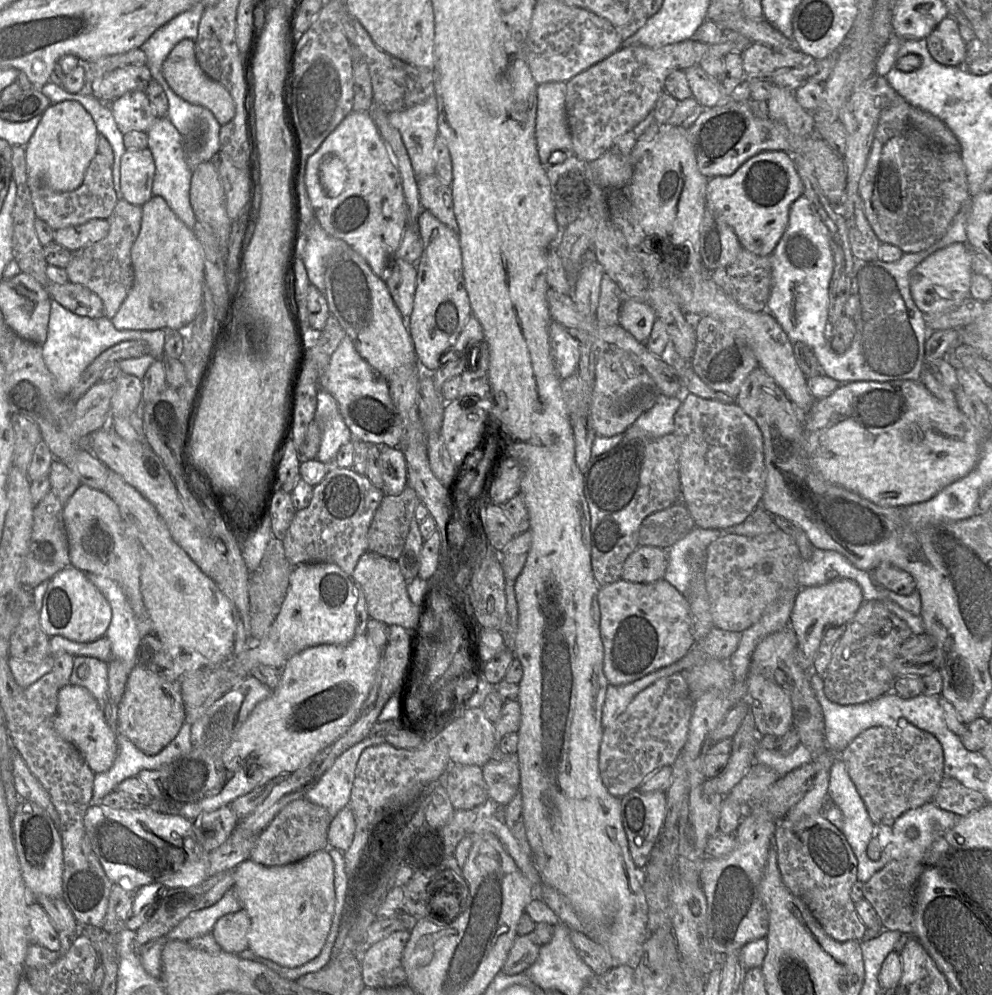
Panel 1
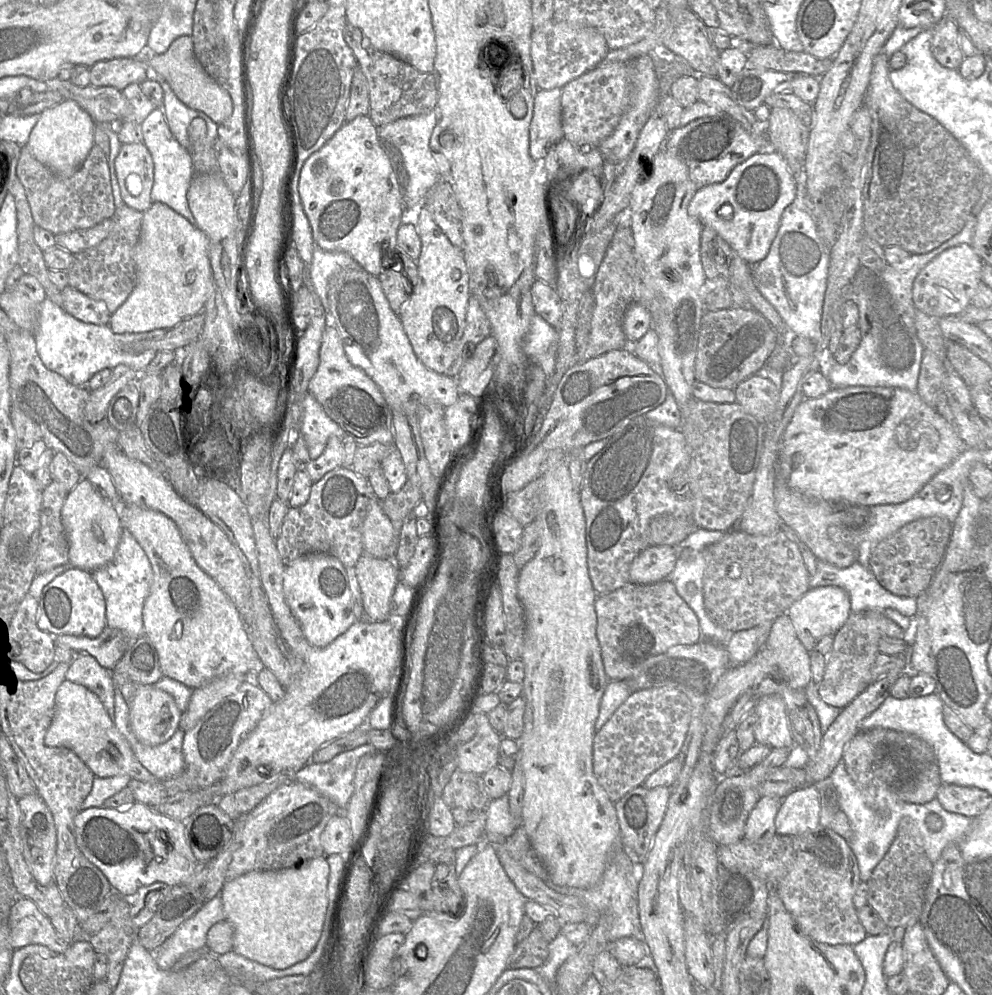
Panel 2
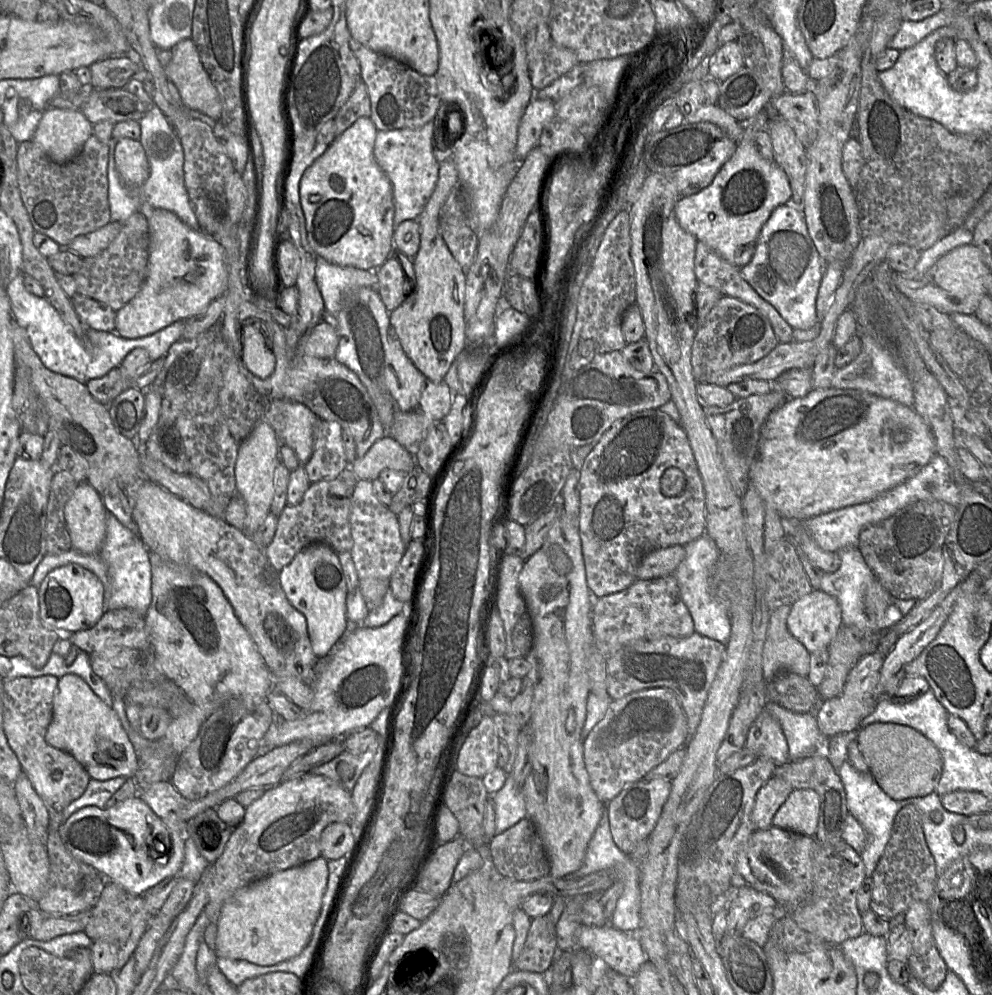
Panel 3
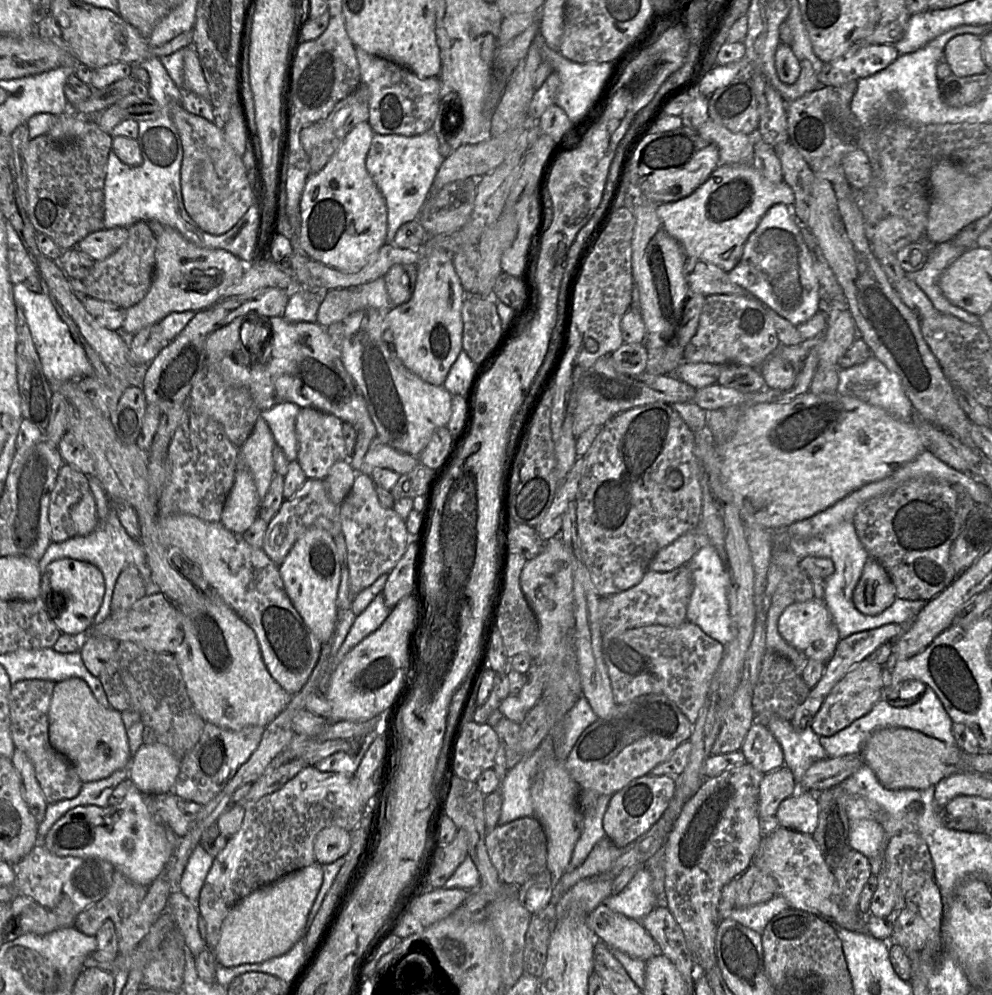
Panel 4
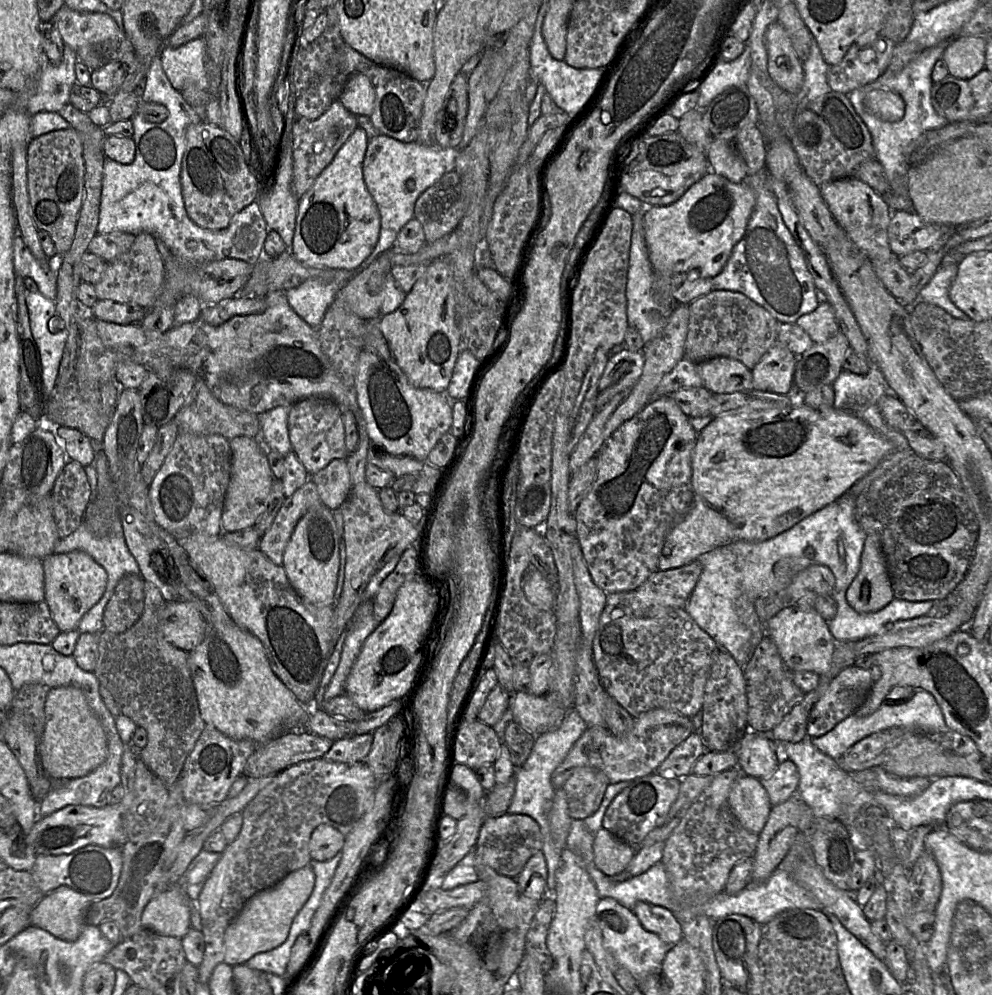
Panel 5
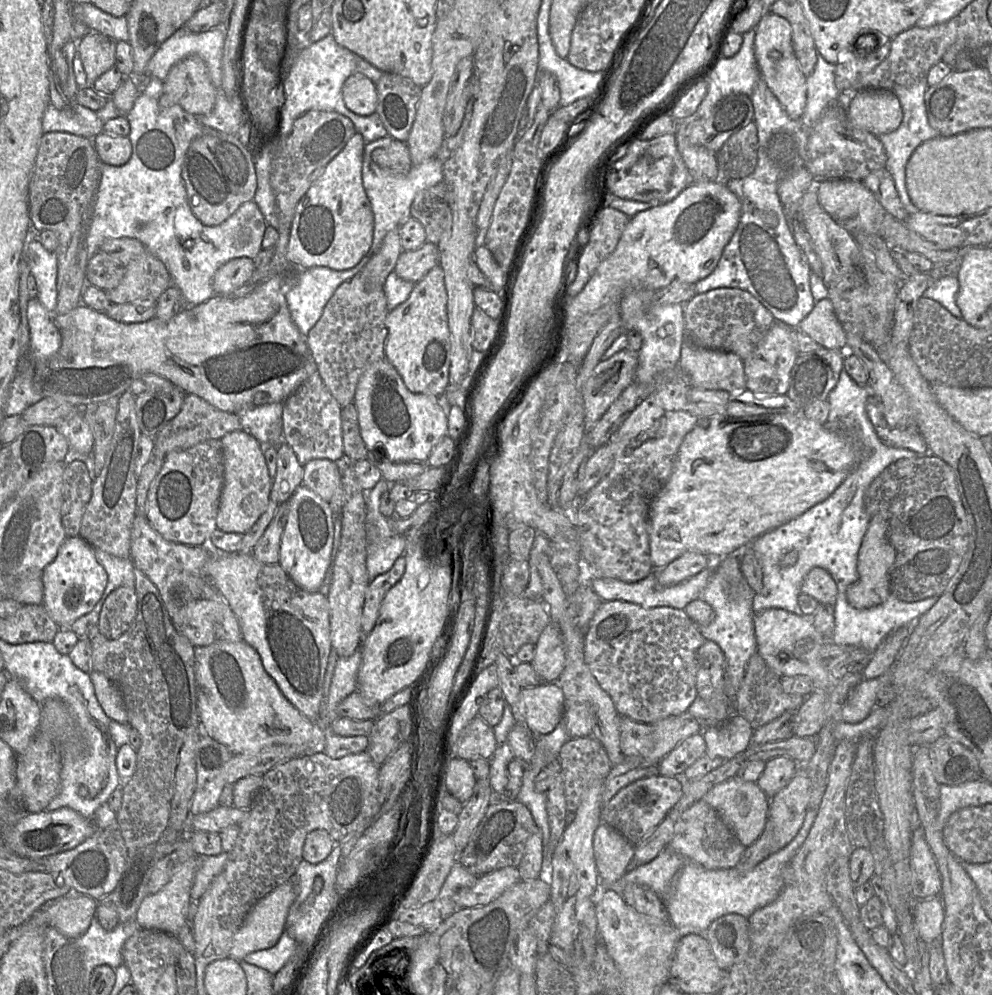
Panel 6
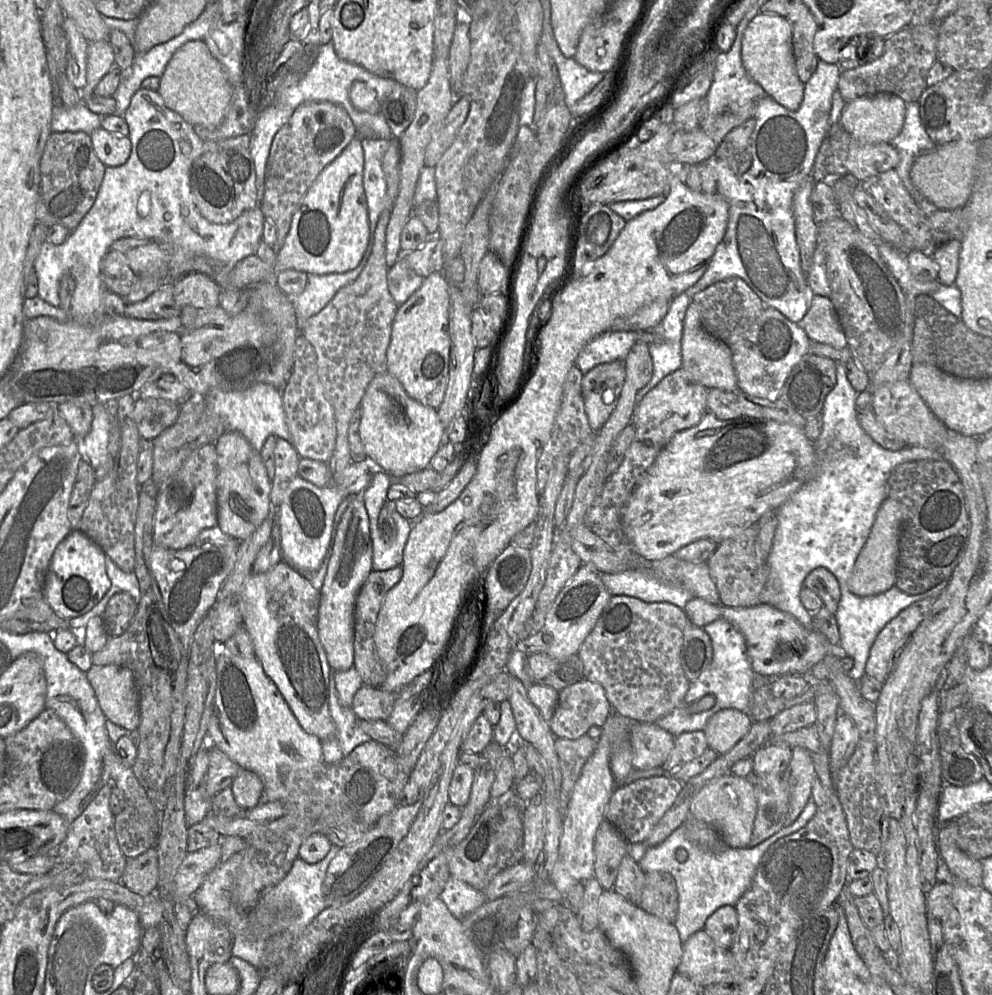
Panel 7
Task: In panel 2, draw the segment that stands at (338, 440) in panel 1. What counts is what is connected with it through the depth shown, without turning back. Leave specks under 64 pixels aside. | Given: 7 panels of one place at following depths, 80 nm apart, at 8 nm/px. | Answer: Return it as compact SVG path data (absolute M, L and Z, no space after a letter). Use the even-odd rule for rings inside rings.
M310 394L303 400L301 435L304 438L310 460L318 458L331 436L343 438L345 431L332 420L321 404Z

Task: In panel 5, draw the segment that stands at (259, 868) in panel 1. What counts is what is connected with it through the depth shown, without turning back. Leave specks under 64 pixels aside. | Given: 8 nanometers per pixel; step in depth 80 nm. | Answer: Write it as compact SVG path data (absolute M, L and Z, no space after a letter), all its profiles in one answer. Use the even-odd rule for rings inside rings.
M310 866L289 873L272 887L253 895L224 934L223 962L234 967L244 964L256 954L273 950L283 944L291 924L310 897L315 885L315 874Z

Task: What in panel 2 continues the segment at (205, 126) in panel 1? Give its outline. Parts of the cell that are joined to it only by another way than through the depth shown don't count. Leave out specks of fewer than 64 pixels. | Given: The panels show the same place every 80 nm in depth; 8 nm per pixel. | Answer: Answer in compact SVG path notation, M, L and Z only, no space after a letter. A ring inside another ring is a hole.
M163 78L163 84L160 84L164 99L162 110L171 132L178 142L190 151L190 140L188 136L188 127L195 118L202 118L207 125L207 136L214 142L218 137L218 124L214 122L204 112L194 110L185 105L173 92L167 81Z

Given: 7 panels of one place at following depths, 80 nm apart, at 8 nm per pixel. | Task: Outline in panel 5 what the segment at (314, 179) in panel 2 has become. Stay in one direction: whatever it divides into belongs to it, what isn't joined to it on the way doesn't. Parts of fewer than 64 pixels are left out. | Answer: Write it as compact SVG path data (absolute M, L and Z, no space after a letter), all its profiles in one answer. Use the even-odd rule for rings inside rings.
M357 127L311 188L299 199L291 253L302 264L317 268L351 270L358 268L373 252L379 238L380 214L363 178L363 161L368 141L365 130Z

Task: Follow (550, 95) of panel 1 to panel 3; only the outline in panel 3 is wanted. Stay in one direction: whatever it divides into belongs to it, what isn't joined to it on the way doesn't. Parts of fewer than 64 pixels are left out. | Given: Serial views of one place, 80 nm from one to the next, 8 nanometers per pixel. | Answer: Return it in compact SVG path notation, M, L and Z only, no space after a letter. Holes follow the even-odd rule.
M534 96L521 116L515 155L524 159L535 147L539 146L539 139L543 128L556 116L556 104L549 99Z

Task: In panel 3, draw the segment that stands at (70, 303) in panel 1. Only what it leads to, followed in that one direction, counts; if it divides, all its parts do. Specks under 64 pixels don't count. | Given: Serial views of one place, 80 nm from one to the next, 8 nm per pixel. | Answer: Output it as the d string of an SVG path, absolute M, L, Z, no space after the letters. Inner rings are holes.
M80 293L70 299L84 325L99 331L114 332L117 312L111 307Z

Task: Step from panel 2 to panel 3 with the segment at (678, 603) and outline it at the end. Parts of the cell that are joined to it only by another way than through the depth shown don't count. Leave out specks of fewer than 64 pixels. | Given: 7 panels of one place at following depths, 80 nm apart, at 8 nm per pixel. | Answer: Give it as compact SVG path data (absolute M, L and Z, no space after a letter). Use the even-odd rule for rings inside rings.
M673 574L636 580L625 590L594 598L592 628L594 642L605 660L633 640L656 640L666 636L685 638L695 632L692 616L681 599Z

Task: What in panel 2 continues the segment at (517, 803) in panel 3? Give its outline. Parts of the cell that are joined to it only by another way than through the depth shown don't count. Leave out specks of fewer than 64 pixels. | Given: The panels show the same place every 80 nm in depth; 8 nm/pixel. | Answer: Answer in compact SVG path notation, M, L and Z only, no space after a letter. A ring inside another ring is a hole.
M508 794L497 799L491 799L485 809L486 821L486 842L499 843L512 835L518 828L517 821L513 818L509 809Z

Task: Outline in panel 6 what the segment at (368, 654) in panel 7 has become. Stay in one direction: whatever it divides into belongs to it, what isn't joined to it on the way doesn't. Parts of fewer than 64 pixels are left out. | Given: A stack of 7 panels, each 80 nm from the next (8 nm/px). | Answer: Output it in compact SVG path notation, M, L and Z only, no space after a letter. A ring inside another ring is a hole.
M402 555L387 573L379 575L369 582L365 592L361 617L361 646L376 625L380 607L387 592L400 581L405 572L405 568L406 559Z

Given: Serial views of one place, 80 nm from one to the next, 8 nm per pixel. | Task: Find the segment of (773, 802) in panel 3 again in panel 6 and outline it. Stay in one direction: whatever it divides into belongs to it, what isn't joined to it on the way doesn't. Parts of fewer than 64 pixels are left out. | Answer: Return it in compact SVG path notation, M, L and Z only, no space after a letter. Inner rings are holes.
M787 756L772 758L766 761L765 769L756 783L771 799L787 786L794 777L797 771L797 764Z

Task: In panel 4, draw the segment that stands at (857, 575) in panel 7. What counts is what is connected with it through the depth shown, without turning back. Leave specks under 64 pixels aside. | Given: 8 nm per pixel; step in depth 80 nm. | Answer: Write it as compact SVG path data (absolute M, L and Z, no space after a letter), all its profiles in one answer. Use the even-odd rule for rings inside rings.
M868 557L861 577L853 591L853 603L864 615L875 616L896 599L896 589L881 564Z

